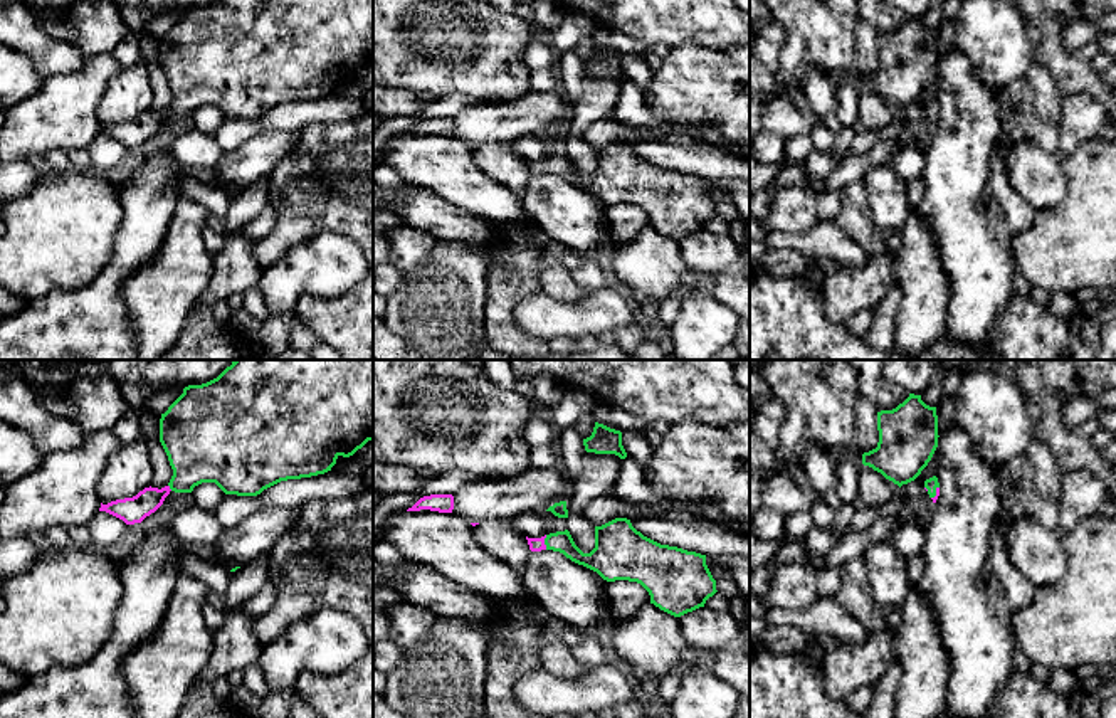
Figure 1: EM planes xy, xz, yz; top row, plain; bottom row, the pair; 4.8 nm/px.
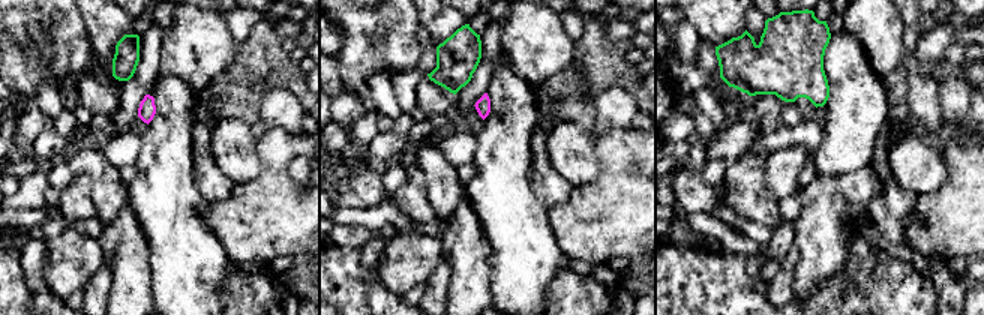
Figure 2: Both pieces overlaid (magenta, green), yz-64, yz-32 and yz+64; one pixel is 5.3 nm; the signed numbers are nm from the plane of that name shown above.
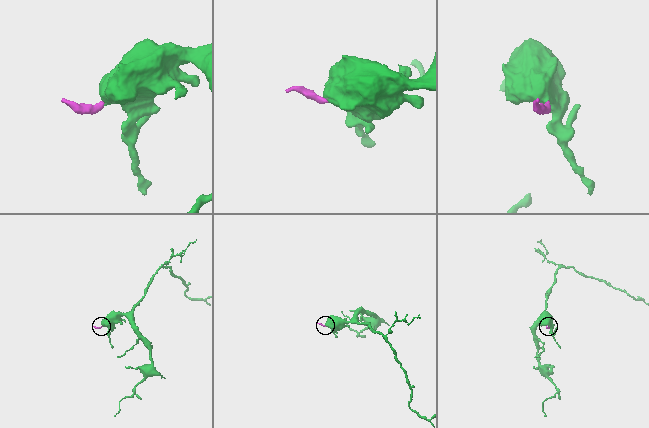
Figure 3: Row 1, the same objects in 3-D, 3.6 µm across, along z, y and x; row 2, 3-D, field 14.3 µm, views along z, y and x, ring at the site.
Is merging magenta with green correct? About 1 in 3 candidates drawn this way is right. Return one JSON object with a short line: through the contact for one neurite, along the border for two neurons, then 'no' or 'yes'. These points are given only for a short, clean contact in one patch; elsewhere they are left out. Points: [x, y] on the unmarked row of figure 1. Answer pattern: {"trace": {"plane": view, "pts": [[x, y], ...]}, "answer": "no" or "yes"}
{"trace": {"plane": "xz", "pts": [[535, 167], [543, 165], [562, 165]]}, "answer": "yes"}

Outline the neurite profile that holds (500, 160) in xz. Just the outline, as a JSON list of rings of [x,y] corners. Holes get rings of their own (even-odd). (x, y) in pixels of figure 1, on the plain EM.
[[[513,141],[481,145],[474,150],[474,160],[486,175],[506,185],[516,198],[523,200],[531,173],[526,160],[516,153]]]

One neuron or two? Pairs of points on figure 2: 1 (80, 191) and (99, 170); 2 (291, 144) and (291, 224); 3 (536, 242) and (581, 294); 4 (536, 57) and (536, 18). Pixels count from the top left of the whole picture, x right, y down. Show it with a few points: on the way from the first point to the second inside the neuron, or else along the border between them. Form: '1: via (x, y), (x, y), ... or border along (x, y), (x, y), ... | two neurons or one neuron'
1: border along (80, 170), (90, 179), (90, 197), (98, 213) | two neurons
2: via (279, 164), (279, 204) | one neuron
3: border along (561, 266), (548, 285), (545, 299) | two neurons
4: via (536, 48), (536, 27) | one neuron

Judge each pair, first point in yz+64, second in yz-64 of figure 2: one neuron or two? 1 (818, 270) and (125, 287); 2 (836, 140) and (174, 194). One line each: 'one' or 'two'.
1: one
2: one

